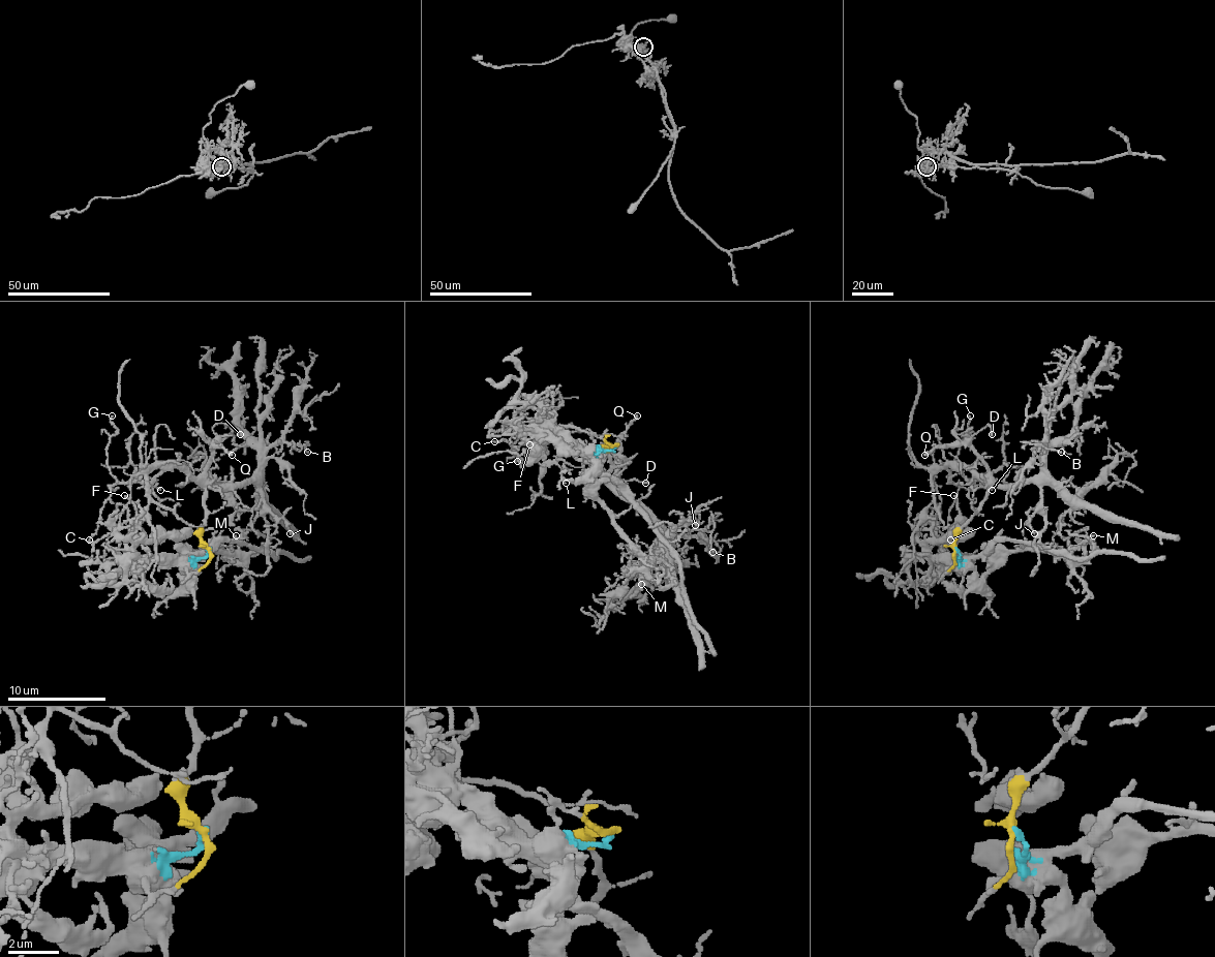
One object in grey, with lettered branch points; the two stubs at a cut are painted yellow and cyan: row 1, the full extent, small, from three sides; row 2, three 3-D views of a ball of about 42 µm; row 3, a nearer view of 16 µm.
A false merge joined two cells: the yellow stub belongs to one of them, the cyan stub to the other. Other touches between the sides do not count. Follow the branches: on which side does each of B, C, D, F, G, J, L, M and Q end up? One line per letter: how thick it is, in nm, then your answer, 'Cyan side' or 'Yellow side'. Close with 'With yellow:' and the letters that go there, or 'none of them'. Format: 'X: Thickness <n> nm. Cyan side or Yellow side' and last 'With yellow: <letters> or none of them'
B: Thickness 130 nm. Yellow side
C: Thickness 160 nm. Yellow side
D: Thickness 150 nm. Yellow side
F: Thickness 130 nm. Cyan side
G: Thickness 130 nm. Yellow side
J: Thickness 100 nm. Yellow side
L: Thickness 120 nm. Yellow side
M: Thickness 150 nm. Cyan side
Q: Thickness 200 nm. Yellow side
With yellow: B, C, D, G, J, L, Q

